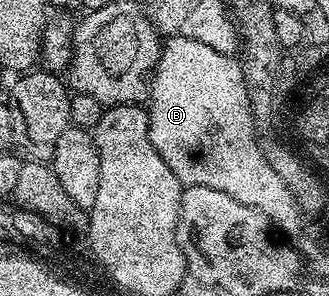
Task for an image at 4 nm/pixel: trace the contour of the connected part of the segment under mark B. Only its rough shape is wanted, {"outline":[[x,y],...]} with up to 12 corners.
{"outline":[[162,44],[149,133],[180,183],[270,212],[240,60]]}

